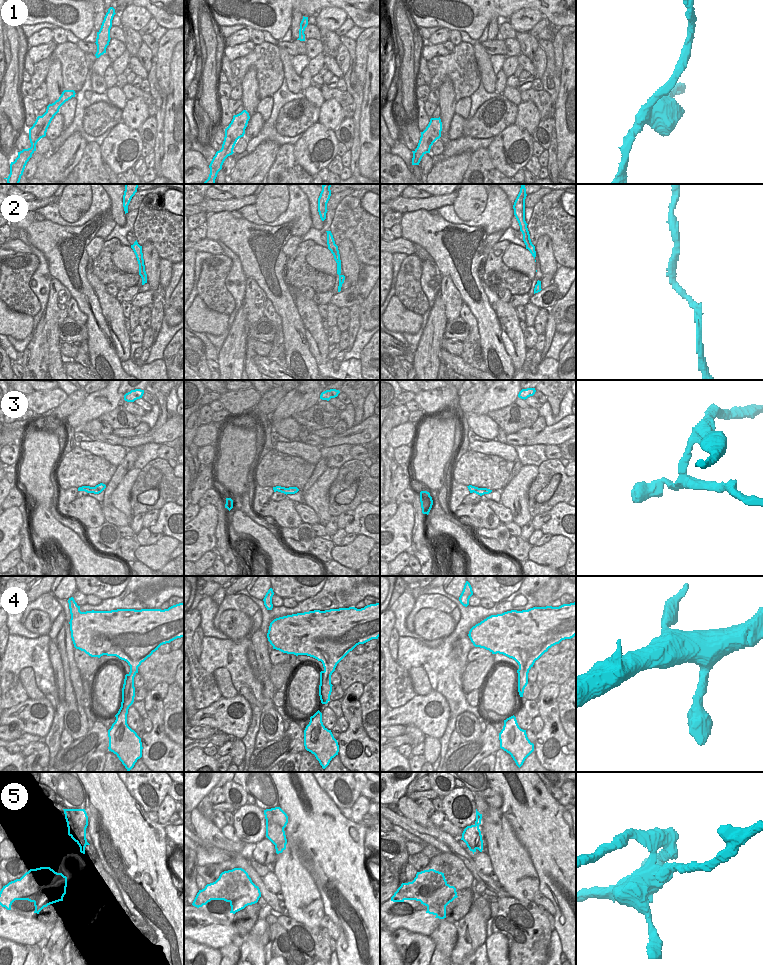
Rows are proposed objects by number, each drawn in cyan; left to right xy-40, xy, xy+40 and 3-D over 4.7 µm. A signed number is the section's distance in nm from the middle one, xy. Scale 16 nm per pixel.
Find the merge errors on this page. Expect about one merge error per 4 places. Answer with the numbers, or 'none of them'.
1, 3, 5.

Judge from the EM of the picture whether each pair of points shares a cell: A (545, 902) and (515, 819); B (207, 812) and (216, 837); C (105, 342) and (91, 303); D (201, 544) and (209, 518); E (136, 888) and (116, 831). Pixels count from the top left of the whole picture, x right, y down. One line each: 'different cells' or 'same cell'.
A: same cell
B: different cells
C: same cell
D: same cell
E: same cell

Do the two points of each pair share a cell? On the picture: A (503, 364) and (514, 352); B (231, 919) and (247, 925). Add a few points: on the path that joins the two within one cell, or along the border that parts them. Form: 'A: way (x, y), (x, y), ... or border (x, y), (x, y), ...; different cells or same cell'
A: border (501, 335), (504, 349), (515, 369); different cells
B: border (244, 919), (233, 925); different cells

